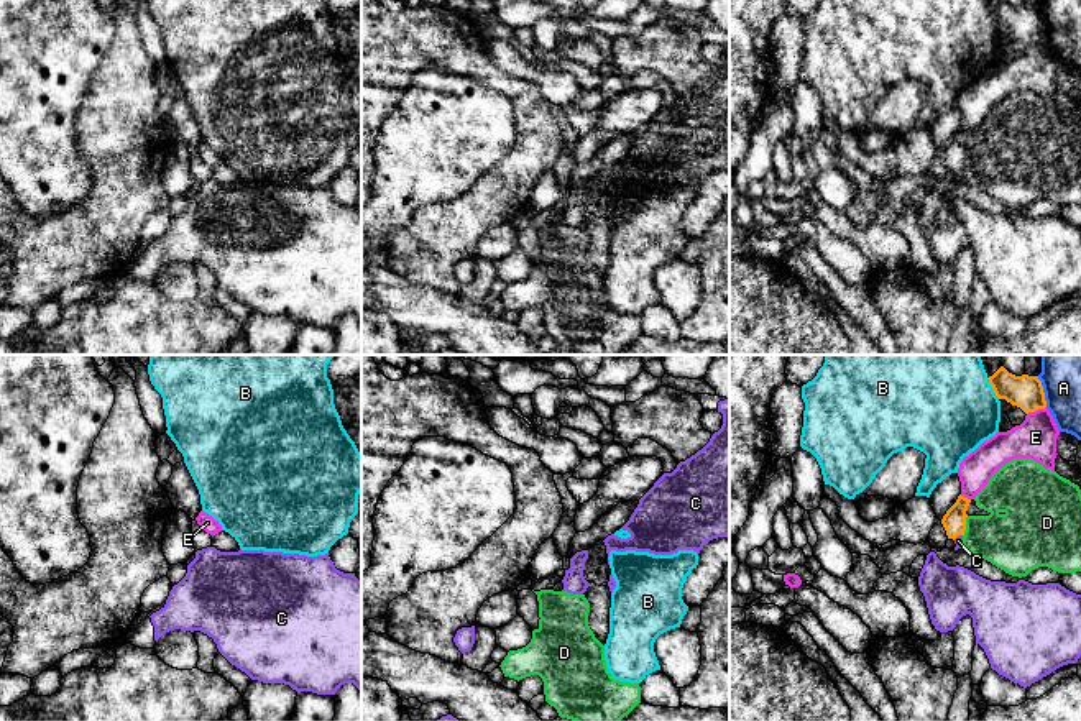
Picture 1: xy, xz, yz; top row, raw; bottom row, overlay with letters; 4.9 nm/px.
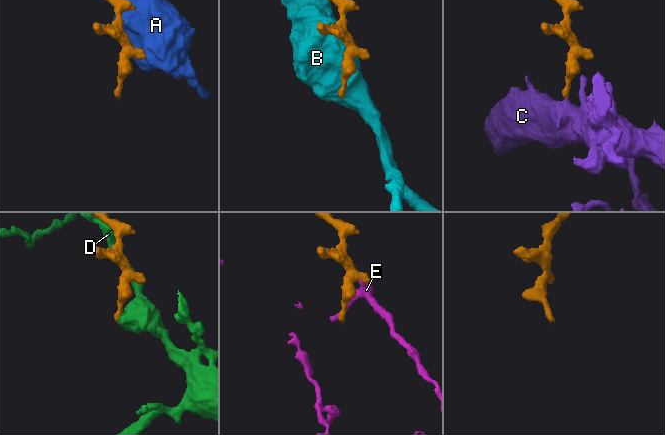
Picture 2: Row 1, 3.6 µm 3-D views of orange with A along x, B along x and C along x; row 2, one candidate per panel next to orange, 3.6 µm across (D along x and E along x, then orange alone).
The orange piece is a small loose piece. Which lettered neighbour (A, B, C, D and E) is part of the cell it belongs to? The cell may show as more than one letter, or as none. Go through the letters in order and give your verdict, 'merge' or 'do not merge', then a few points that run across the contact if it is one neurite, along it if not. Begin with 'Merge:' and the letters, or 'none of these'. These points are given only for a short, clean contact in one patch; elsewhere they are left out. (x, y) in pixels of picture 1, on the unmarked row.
Merge: C
A: do not merge
B: do not merge
C: merge | yz (953, 153), (956, 168), (958, 173)
D: do not merge
E: do not merge

